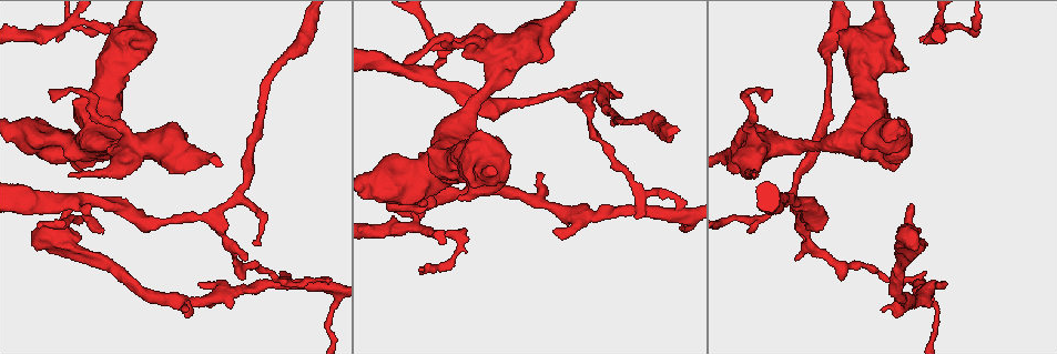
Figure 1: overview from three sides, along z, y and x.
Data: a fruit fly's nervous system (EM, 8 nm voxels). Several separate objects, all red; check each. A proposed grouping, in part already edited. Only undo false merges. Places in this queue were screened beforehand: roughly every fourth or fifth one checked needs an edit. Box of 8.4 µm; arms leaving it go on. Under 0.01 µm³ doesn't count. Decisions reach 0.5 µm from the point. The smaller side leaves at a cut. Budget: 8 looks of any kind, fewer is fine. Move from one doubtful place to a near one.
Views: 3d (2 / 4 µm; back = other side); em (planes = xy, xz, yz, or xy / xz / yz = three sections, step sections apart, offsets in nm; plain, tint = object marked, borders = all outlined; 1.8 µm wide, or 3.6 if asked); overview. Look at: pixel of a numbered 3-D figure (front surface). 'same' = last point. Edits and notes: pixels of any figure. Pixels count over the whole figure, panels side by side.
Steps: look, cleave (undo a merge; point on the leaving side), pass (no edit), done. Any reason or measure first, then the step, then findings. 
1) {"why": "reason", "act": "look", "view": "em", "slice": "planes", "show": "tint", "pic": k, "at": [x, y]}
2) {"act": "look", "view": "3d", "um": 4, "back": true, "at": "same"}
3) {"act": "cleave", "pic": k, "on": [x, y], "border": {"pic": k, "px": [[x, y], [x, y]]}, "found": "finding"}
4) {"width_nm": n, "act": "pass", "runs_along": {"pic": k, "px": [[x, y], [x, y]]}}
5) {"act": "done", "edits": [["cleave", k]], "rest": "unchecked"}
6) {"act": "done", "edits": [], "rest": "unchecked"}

{"why": "abrupt turn", "act": "look", "view": "em", "slice": "planes", "show": "borders", "pic": 1, "at": [455, 258]}

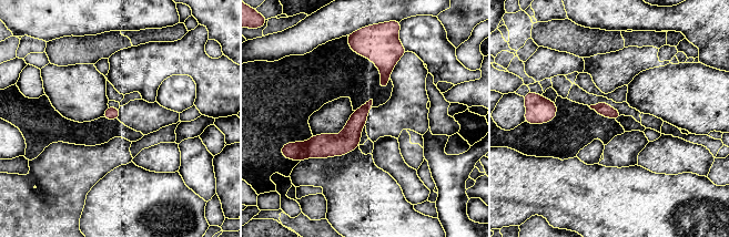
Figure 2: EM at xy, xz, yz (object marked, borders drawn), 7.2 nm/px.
{"act": "cleave", "pic": 2, "on": [297, 151], "found": "two neurons meet here"}

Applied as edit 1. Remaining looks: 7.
{"why": "sharp bend", "act": "look", "view": "3d", "um": 4, "pic": 1, "at": [64, 239]}

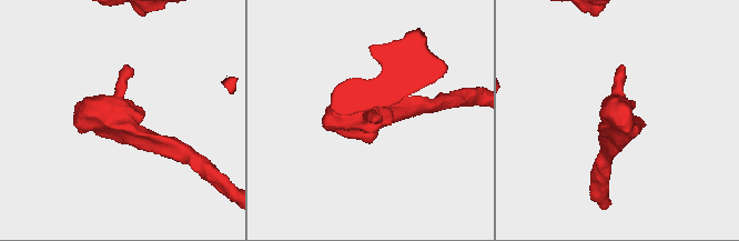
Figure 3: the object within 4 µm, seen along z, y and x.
{"why": "now the EM", "act": "look", "view": "em", "slice": "planes", "show": "borders", "pic": 3, "at": [120, 115]}

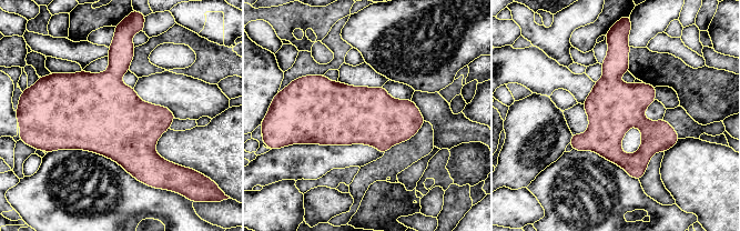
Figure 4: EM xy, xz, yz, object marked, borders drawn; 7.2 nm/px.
{"act": "pass", "found": "continuous, no second neuron"}

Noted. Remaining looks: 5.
{"why": "sharp bend", "act": "look", "view": "em", "slice": "planes", "show": "tint", "pic": 1, "at": [640, 208]}

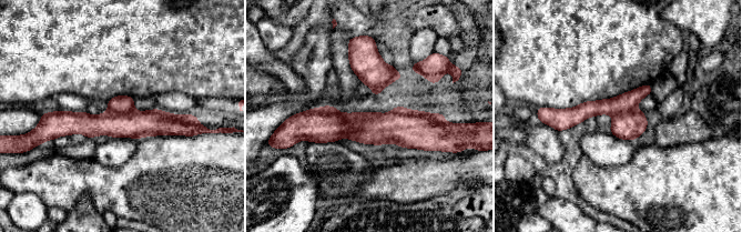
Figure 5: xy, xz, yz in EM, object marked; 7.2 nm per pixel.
{"act": "cleave", "pic": 5, "on": [136, 124], "part_leaving": {"pic": 5, "px": [[436, 116], [425, 125], [303, 122]]}, "found": "two neurons meet here"}

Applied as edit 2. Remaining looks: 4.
{"act": "done", "edits": [["cleave", 2], ["cleave", 5]], "rest": "unchecked"}

